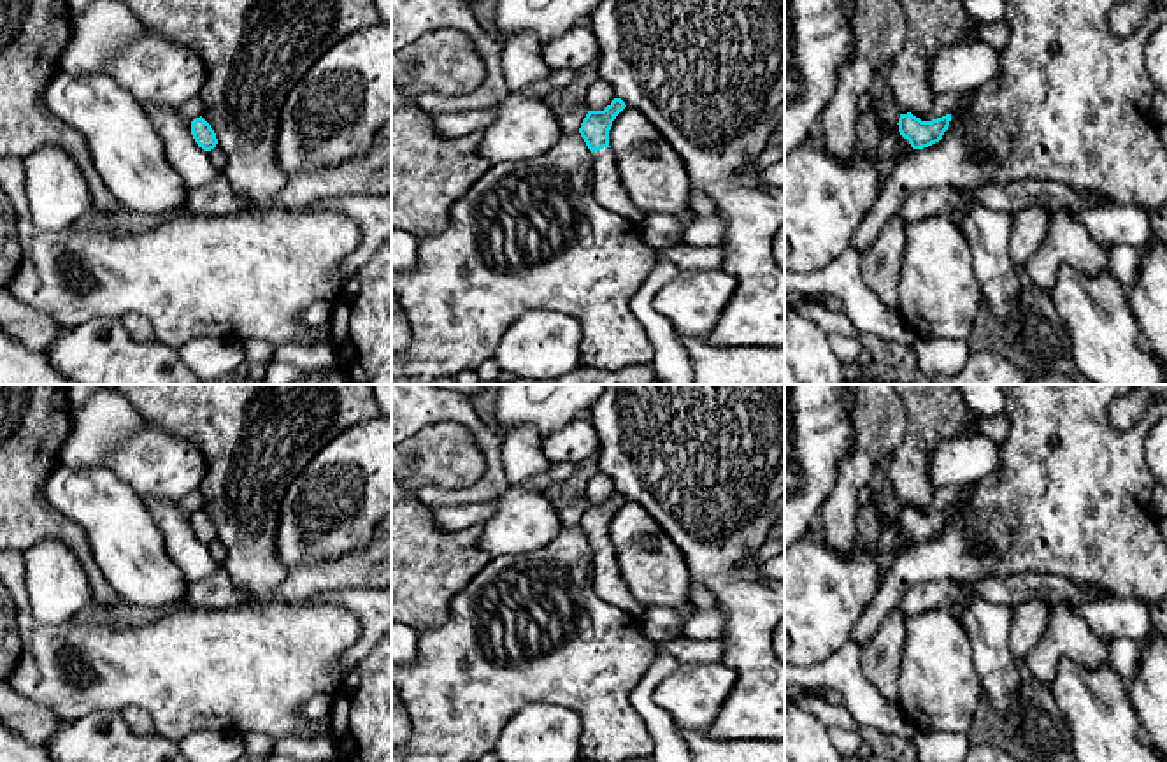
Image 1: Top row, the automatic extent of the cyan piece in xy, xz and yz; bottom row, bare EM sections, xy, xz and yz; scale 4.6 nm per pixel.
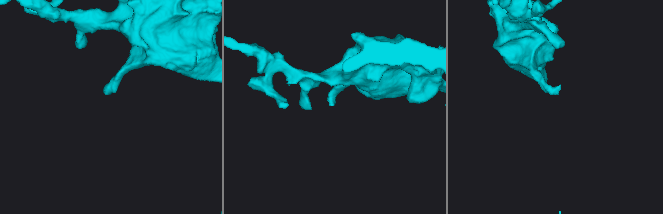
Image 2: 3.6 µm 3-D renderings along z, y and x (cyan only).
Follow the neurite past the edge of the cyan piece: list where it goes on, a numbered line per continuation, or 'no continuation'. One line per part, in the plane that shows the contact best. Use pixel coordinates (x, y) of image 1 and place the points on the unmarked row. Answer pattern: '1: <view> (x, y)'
1: xz (608, 583)

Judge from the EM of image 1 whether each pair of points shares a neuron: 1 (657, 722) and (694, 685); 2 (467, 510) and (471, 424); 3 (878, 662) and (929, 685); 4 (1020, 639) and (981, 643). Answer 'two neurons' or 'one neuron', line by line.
1: two neurons
2: two neurons
3: two neurons
4: two neurons

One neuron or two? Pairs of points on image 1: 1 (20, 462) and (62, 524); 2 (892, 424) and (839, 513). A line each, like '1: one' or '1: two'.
1: one
2: one

